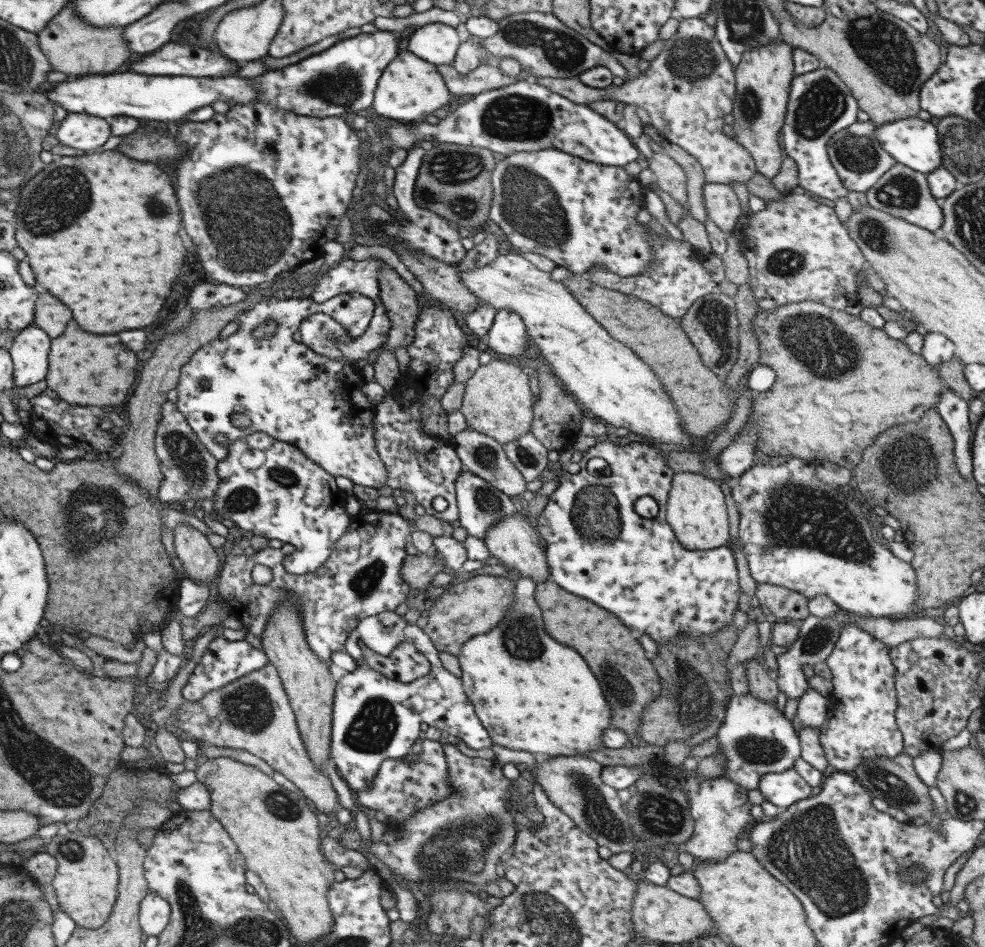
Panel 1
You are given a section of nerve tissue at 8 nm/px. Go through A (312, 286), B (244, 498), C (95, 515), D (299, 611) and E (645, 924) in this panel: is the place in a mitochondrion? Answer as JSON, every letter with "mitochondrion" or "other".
{"A":"other","B":"mitochondrion","C":"mitochondrion","D":"other","E":"other"}

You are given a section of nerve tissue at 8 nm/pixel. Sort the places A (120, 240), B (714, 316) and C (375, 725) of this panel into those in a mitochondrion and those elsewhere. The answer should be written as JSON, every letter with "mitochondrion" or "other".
{"A":"other","B":"mitochondrion","C":"mitochondrion"}

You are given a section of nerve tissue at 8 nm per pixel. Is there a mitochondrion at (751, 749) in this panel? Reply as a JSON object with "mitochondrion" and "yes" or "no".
{"mitochondrion":"yes"}

